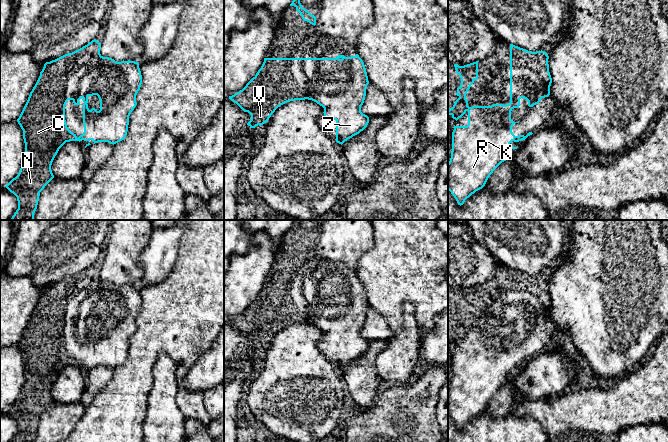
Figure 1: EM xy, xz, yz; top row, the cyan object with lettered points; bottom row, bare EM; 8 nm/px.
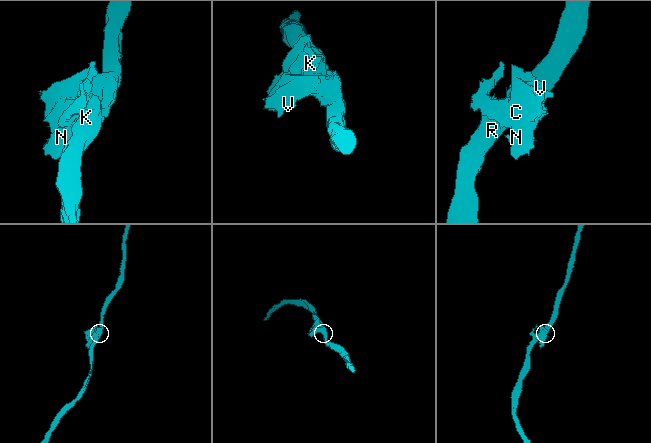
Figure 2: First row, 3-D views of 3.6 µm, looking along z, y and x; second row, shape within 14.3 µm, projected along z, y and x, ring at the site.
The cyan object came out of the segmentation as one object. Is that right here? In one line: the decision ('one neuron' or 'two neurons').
one neuron

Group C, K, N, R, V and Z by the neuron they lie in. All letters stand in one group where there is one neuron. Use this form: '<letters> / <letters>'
C K N R V Z

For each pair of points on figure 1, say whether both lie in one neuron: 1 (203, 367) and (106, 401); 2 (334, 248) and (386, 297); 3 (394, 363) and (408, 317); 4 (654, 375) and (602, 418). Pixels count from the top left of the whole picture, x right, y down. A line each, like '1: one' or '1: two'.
1: two
2: two
3: one
4: one

